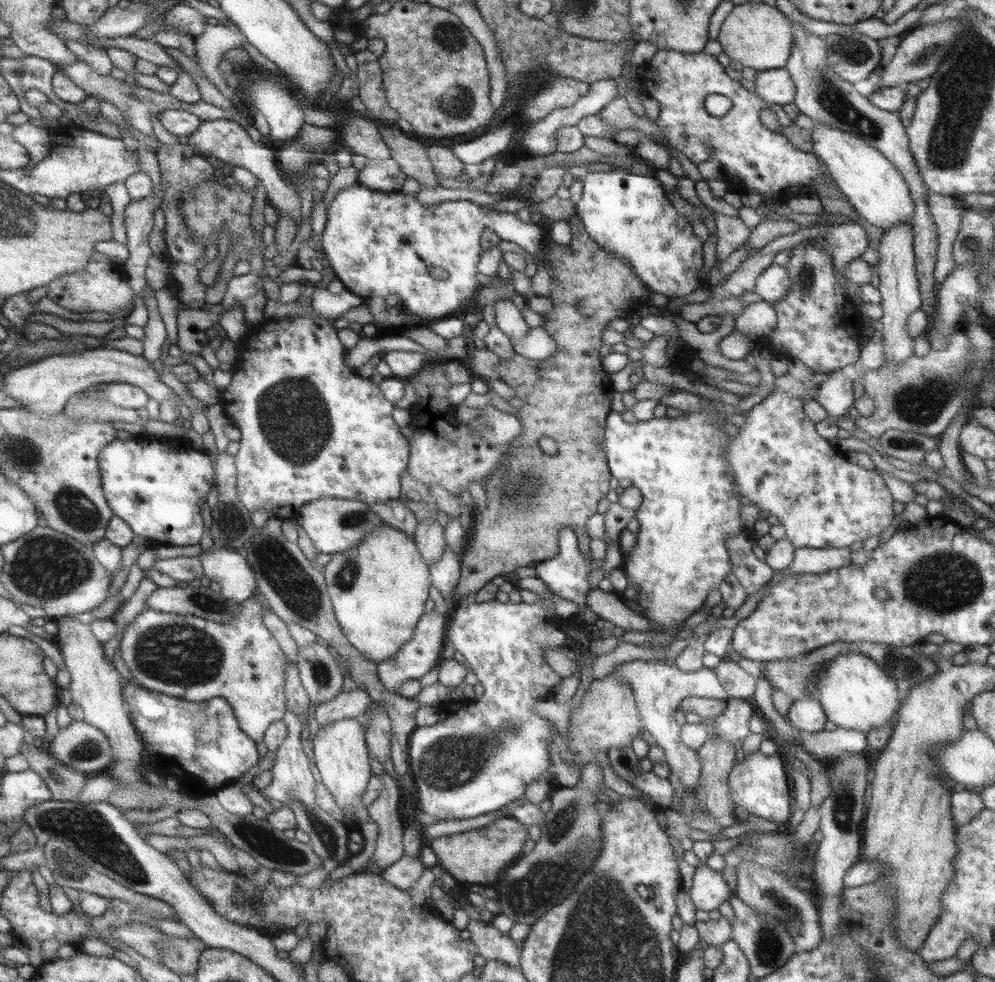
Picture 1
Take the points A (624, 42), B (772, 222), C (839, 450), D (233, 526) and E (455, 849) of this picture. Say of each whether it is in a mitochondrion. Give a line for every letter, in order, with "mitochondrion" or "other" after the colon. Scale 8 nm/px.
A: other
B: other
C: other
D: mitochondrion
E: other

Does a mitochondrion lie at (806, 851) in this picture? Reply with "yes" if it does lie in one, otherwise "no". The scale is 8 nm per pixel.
no

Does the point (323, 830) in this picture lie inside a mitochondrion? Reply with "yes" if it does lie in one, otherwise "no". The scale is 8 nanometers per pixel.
yes

